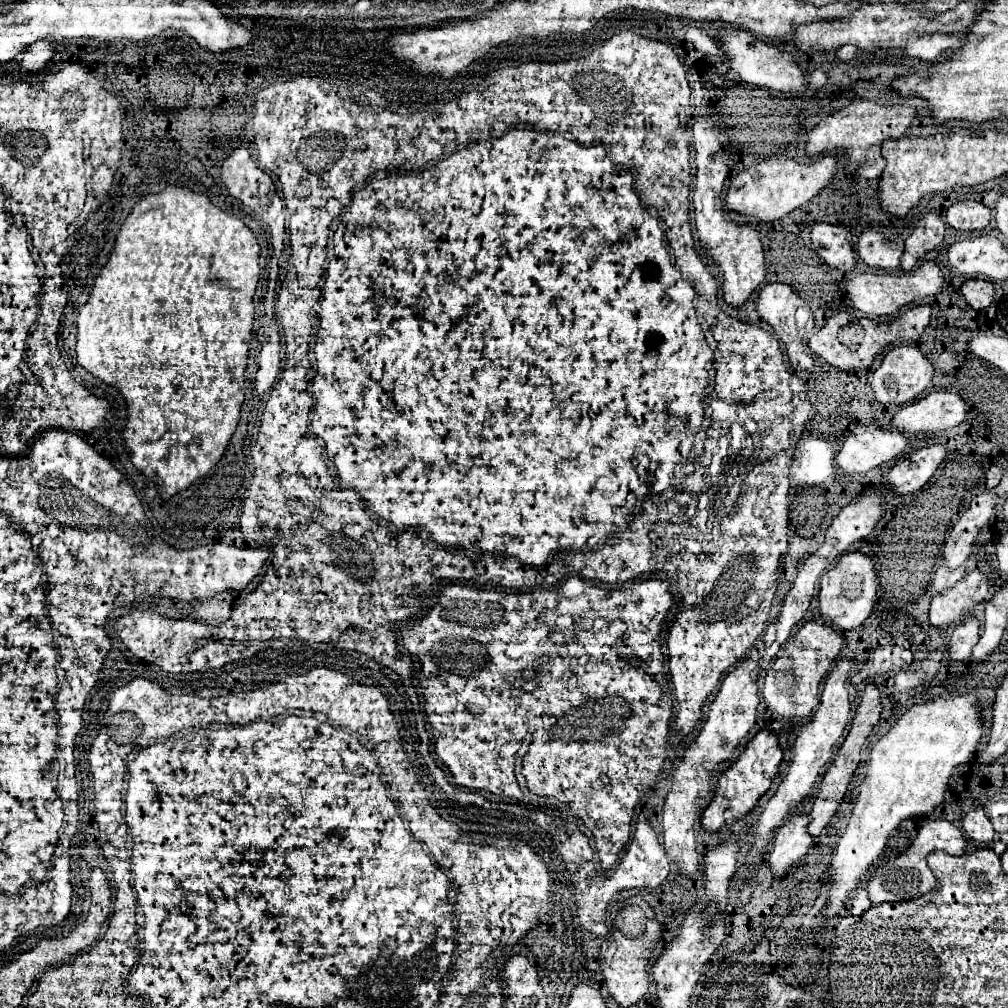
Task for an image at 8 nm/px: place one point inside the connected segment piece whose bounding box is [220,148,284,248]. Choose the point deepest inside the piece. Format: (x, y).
(244, 180)

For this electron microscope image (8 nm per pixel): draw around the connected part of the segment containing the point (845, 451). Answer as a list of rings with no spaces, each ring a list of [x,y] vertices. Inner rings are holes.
[[[876,426],[856,428],[836,454],[836,464],[846,474],[866,474],[892,458],[898,458],[906,448],[906,438],[900,432],[882,430]]]

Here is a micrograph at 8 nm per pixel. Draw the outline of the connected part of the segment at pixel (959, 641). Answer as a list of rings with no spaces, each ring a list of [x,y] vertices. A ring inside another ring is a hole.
[[[966,618],[962,624],[956,626],[952,638],[950,638],[950,660],[968,660],[972,654],[972,648],[978,644],[980,638],[980,624],[976,618]]]

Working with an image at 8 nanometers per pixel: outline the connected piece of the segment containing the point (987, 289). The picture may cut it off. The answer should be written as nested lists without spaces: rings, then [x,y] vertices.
[[[978,278],[966,280],[960,290],[962,290],[966,302],[968,302],[972,308],[976,308],[976,310],[988,308],[988,306],[992,304],[994,286],[992,286],[992,282],[988,282],[988,280],[978,280]]]

